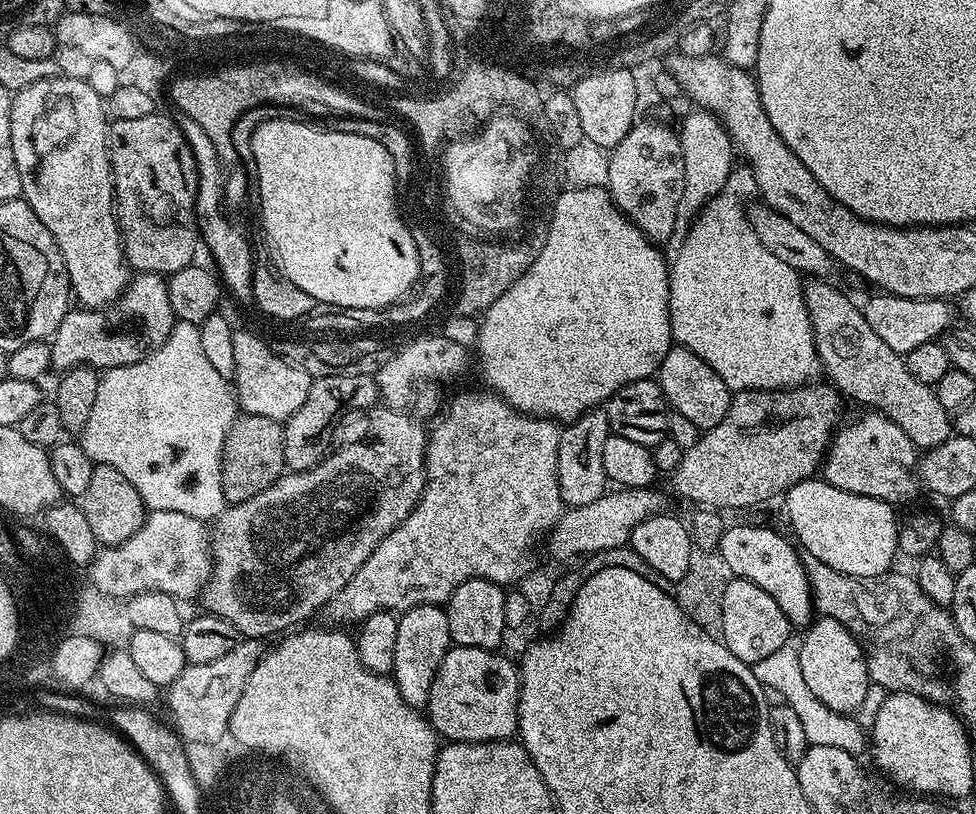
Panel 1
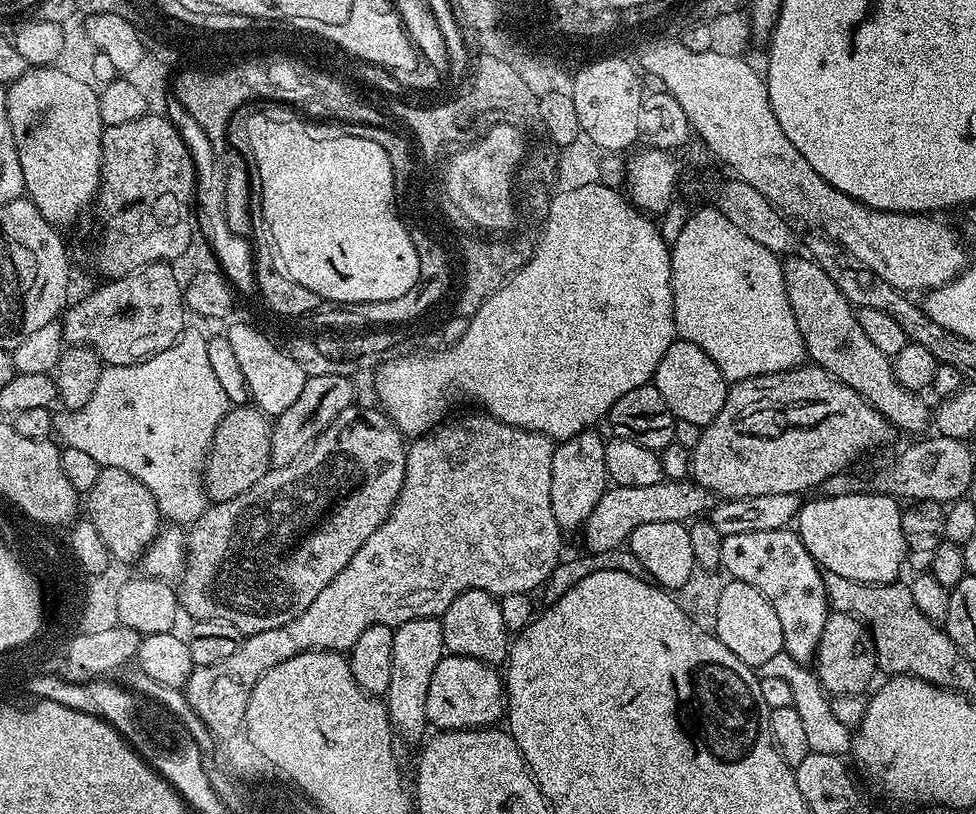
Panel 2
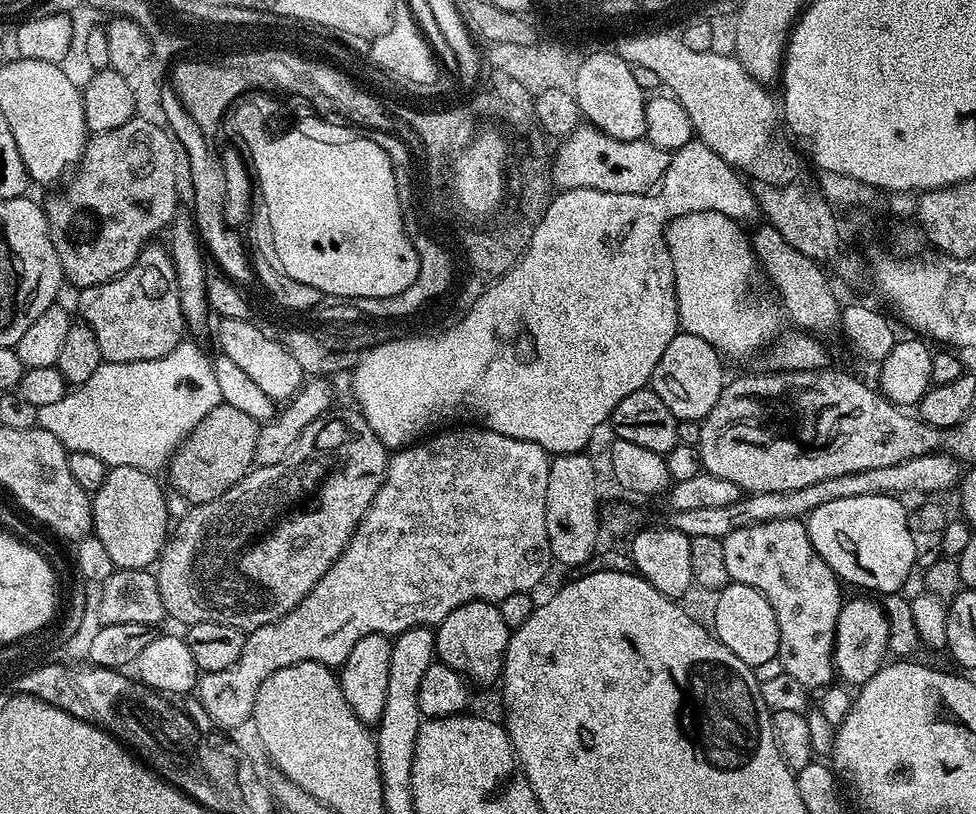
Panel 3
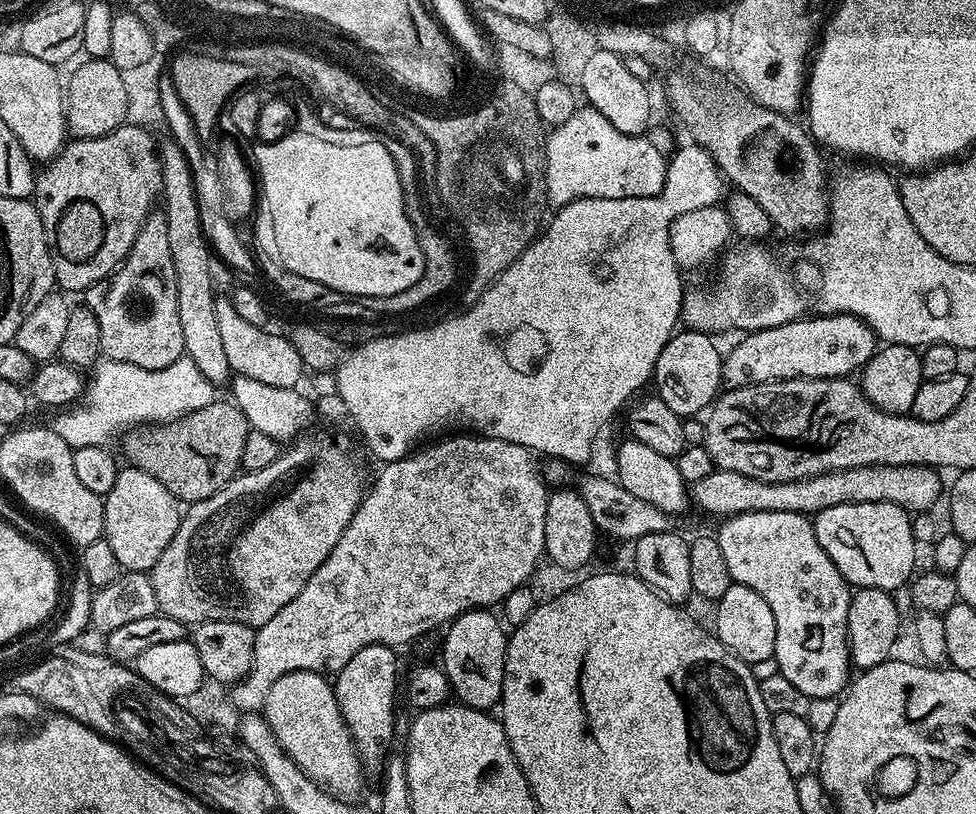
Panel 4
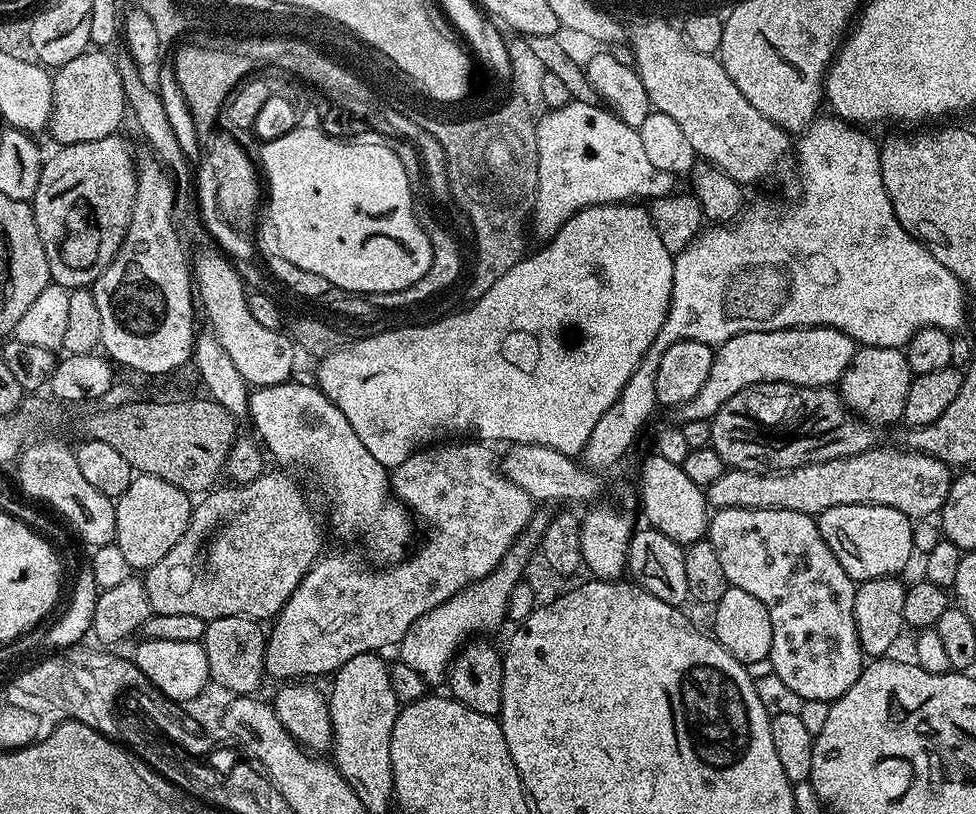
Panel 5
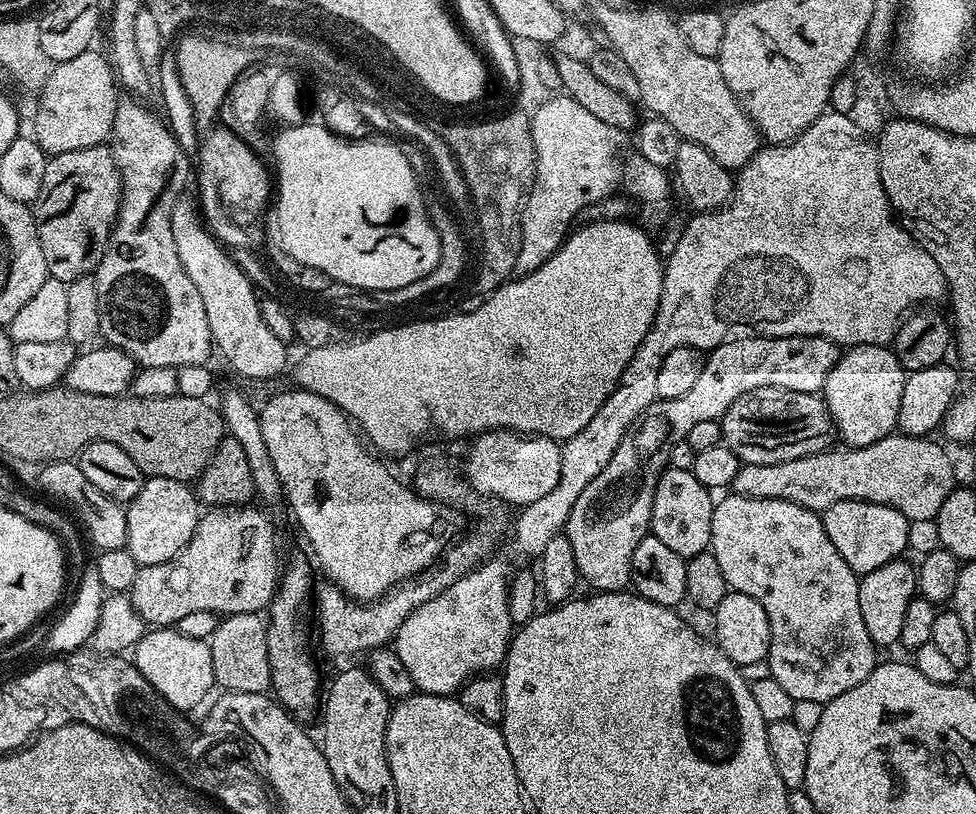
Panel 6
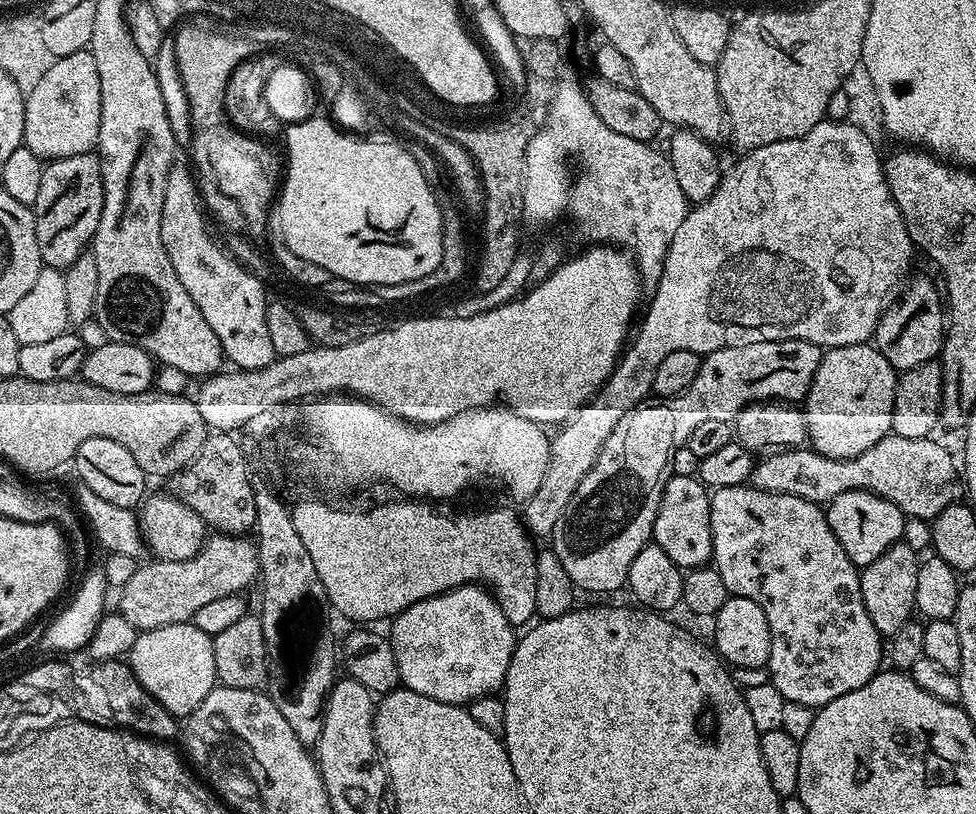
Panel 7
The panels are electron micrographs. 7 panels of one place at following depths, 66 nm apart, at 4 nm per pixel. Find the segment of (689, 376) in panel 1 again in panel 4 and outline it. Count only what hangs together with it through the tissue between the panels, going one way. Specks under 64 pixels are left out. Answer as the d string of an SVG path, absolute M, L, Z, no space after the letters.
M680 330L672 335L666 346L662 346L662 354L658 354L654 373L655 395L682 418L699 417L699 412L703 413L722 391L724 356L722 348L720 352L712 340L715 339L706 332Z

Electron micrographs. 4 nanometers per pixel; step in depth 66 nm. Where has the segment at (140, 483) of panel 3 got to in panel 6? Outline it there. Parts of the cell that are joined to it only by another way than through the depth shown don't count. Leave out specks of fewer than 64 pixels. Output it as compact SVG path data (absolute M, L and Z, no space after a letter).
M150 476L145 479L144 484L138 490L133 500L126 504L126 538L128 553L142 566L158 566L162 562L170 562L178 556L184 547L194 538L194 530L200 525L202 515L202 504L197 493L192 492L187 483L174 478L158 478Z

